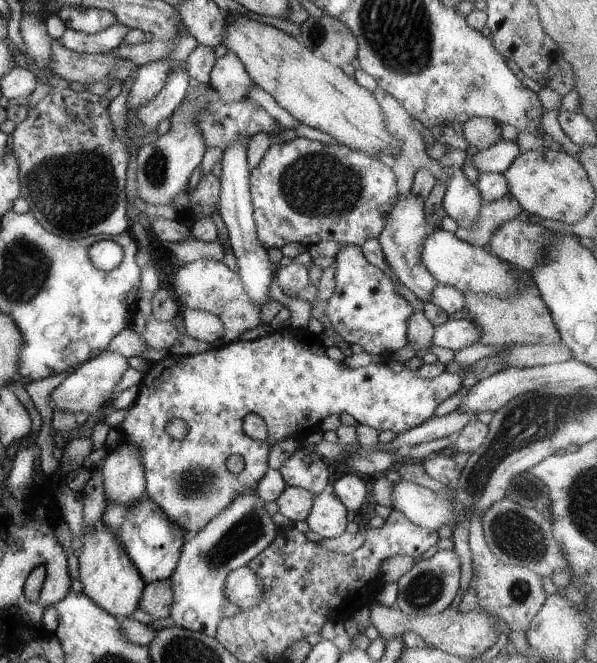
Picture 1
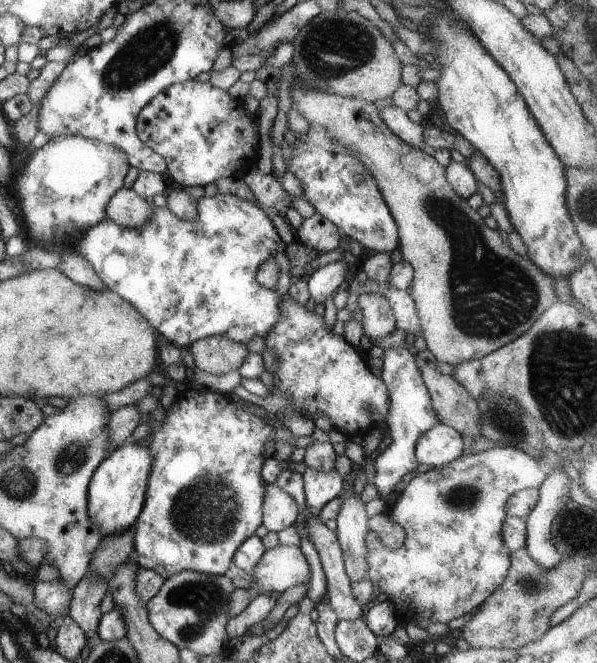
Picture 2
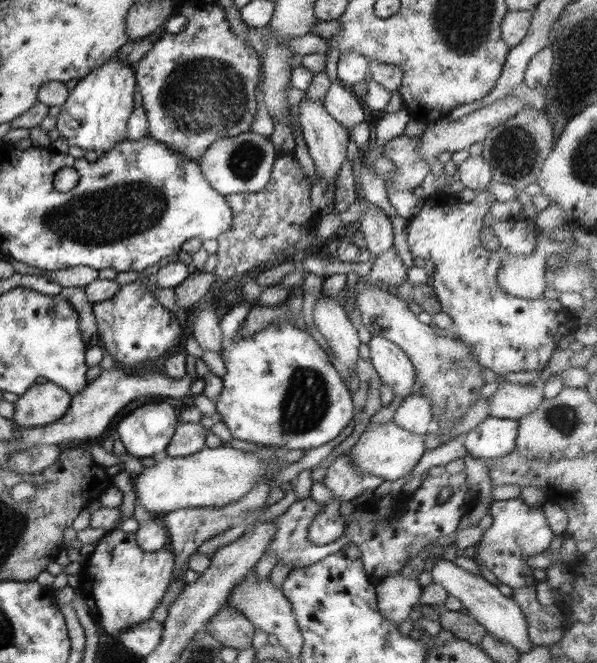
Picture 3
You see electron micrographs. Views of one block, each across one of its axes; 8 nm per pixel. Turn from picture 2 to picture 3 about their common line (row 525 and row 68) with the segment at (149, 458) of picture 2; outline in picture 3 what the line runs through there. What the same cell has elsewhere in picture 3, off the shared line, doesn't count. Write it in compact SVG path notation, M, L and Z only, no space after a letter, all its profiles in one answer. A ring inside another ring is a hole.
M115 55L69 90L69 97L61 106L60 113L55 116L59 137L69 147L78 146L84 151L94 151L100 157L126 139L128 119L135 108L136 91L134 66L119 60Z

